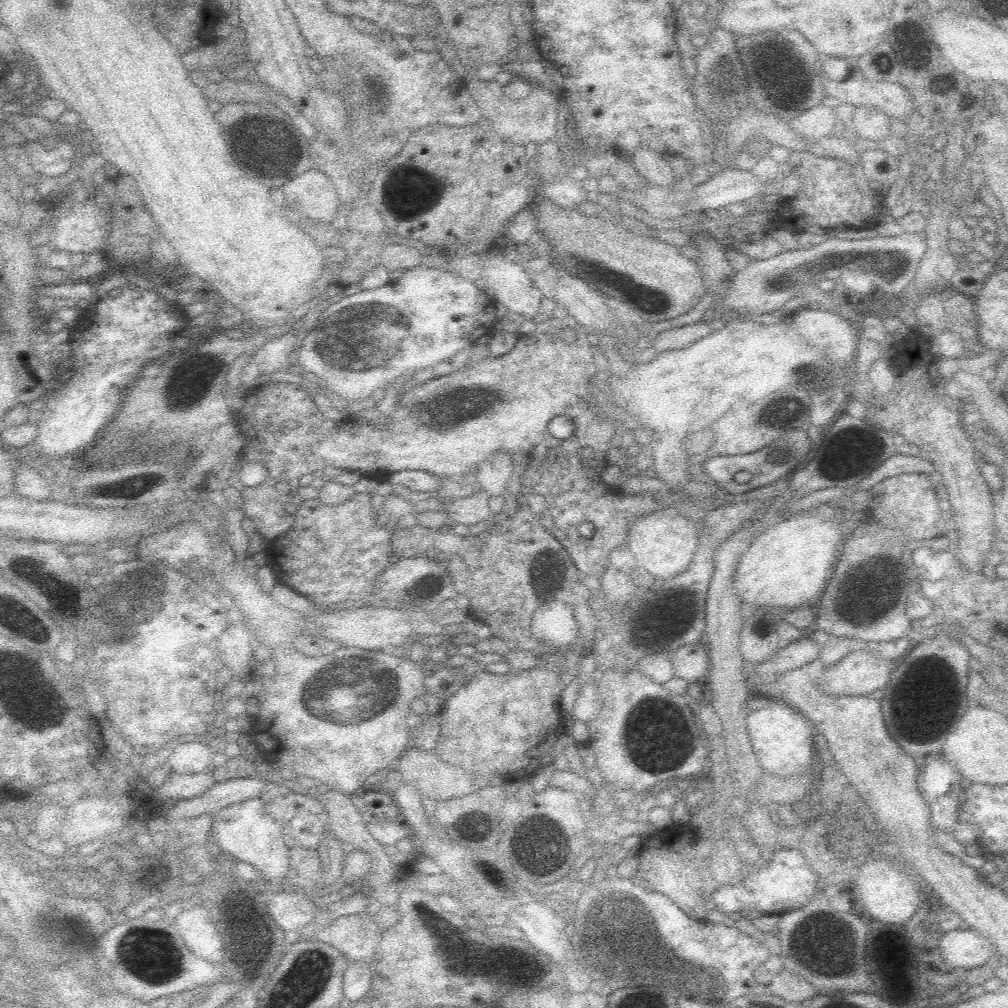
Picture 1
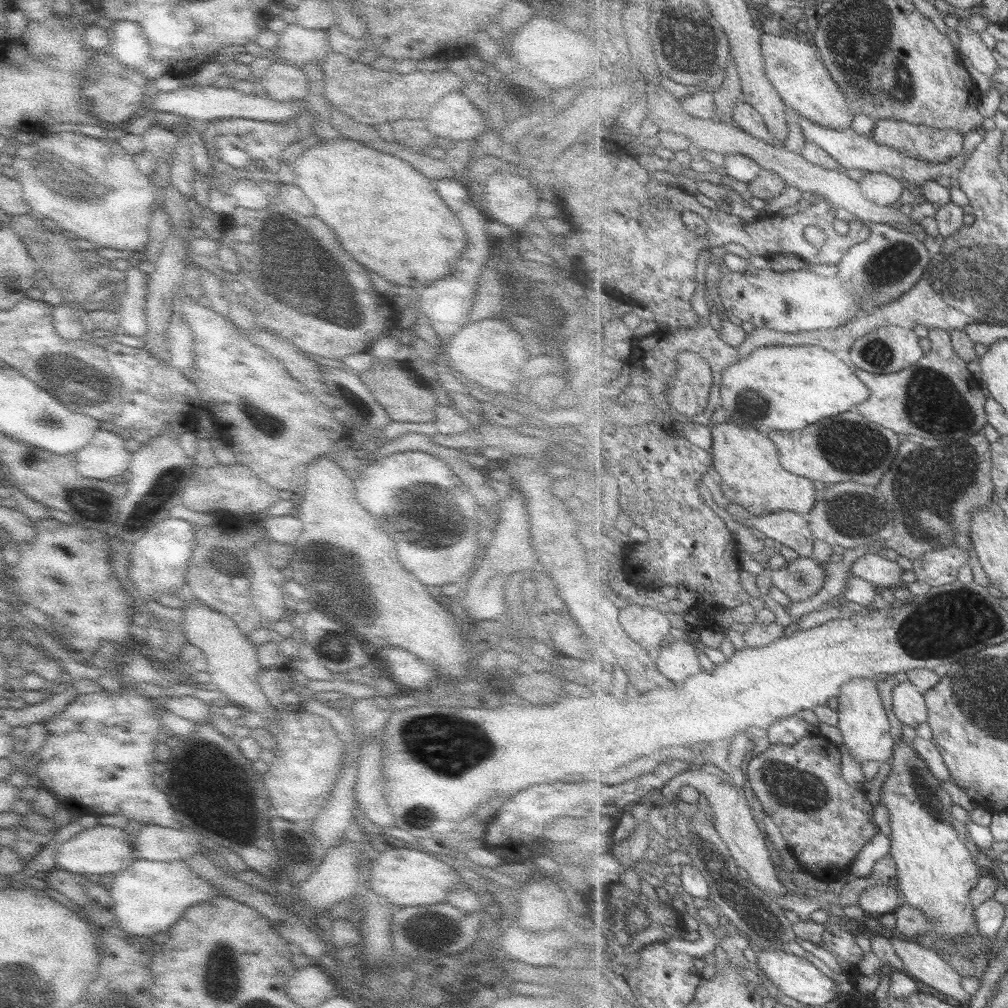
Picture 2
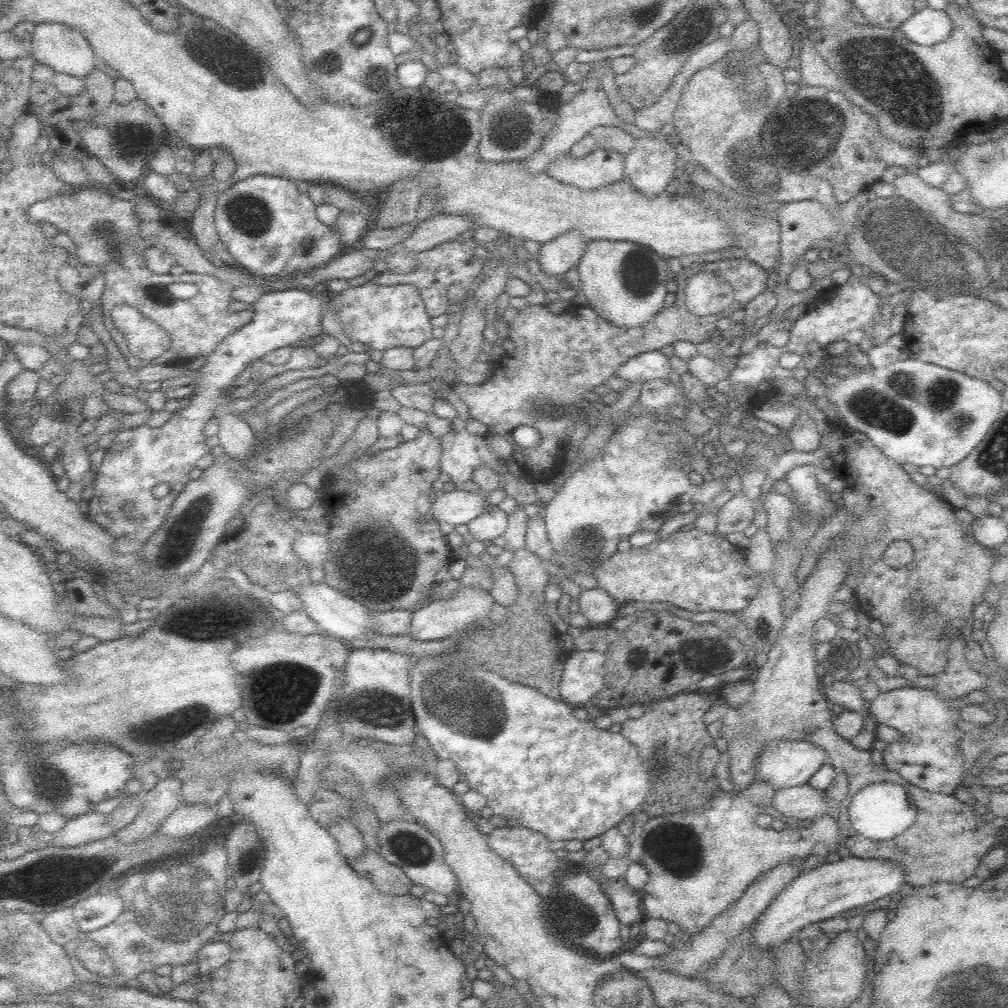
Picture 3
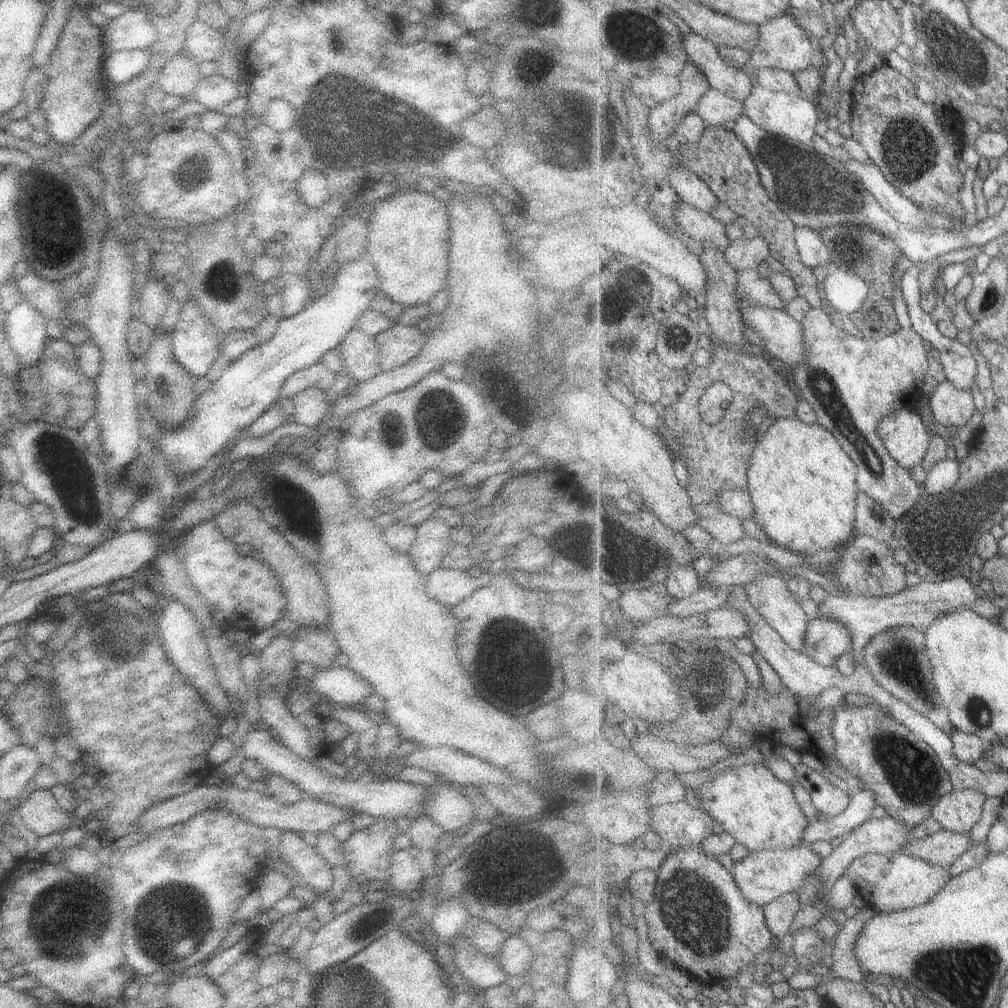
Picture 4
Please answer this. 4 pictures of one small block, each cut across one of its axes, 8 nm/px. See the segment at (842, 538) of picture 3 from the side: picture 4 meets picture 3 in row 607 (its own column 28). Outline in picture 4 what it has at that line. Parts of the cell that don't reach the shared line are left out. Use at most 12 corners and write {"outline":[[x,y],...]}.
{"outline":[[36,788],[18,804],[39,838],[71,826],[50,790]]}

